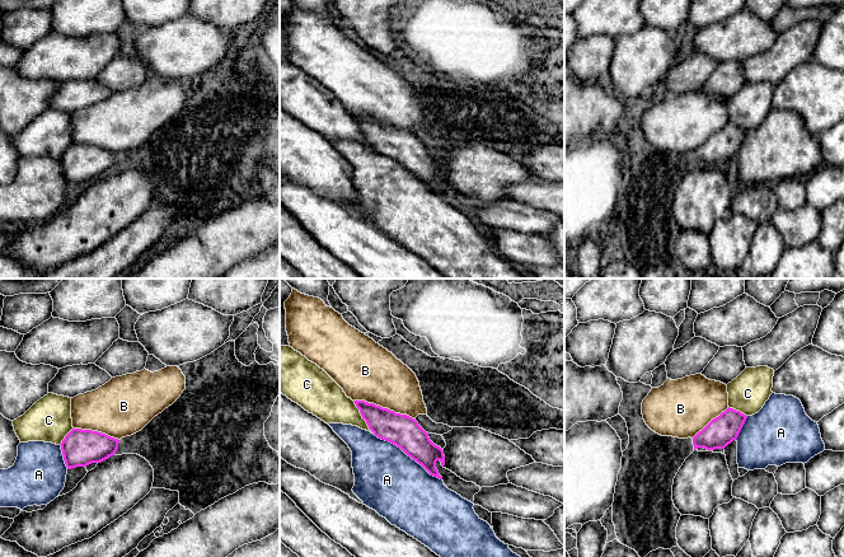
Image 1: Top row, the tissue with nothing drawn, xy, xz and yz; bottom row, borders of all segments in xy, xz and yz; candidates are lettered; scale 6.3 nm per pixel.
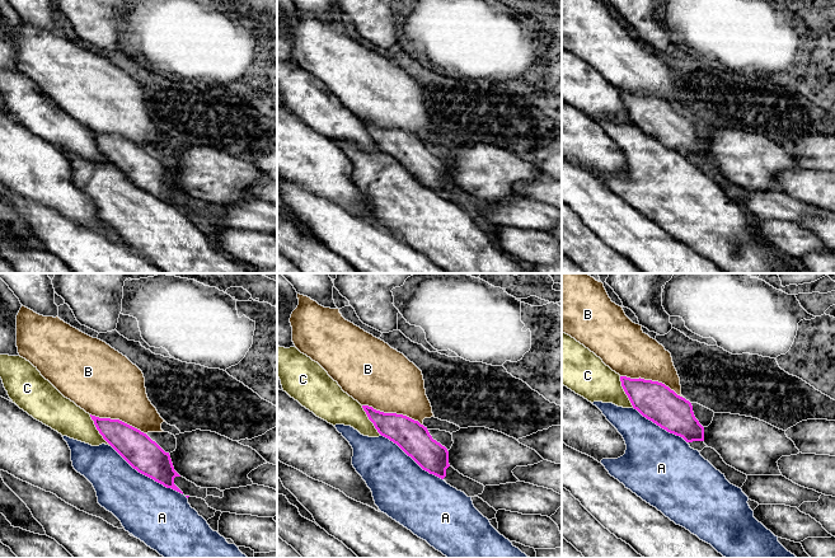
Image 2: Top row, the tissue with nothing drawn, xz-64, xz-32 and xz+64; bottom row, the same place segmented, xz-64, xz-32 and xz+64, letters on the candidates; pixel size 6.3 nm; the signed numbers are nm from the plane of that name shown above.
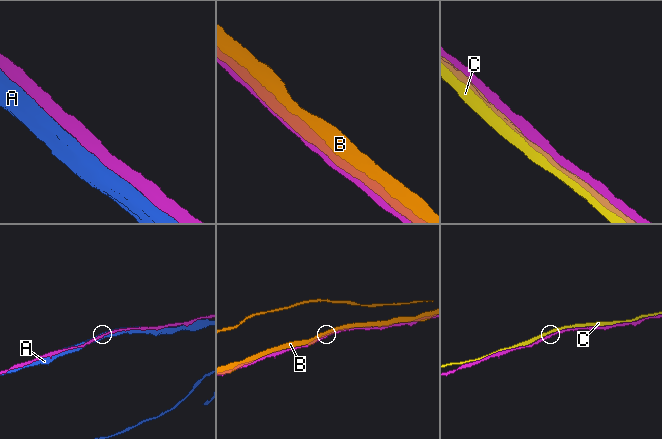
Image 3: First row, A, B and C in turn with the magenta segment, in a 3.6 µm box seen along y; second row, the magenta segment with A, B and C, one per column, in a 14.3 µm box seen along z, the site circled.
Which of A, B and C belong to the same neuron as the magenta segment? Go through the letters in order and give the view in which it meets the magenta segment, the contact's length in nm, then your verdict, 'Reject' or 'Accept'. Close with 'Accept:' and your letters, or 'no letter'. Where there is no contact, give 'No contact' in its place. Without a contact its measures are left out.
A: Touches magenta in xz. Shared border 550 nm. Reject
B: Touches magenta in xz. Shared border 420 nm. Reject
C: Touches magenta in xz. Shared border 240 nm. Reject
Accept: no letter

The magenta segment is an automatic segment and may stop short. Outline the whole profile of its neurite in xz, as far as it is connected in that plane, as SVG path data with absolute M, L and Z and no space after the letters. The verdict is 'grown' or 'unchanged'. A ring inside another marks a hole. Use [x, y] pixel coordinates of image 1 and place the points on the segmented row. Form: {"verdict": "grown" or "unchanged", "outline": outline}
{"verdict": "unchanged", "outline": "M365 401L353 402L375 436L397 445L431 476L442 479L436 462L445 465L444 450L430 440L414 418Z"}

